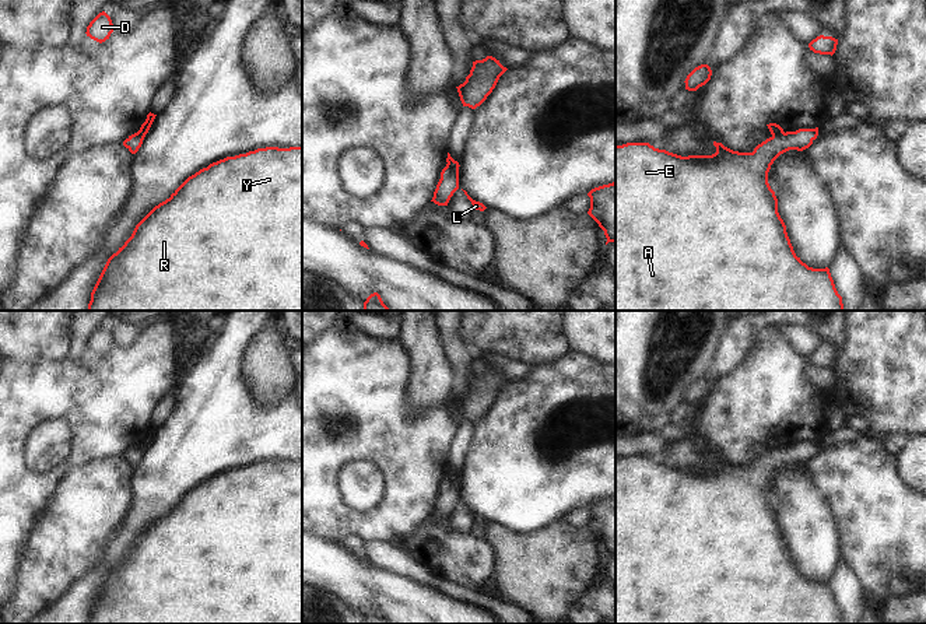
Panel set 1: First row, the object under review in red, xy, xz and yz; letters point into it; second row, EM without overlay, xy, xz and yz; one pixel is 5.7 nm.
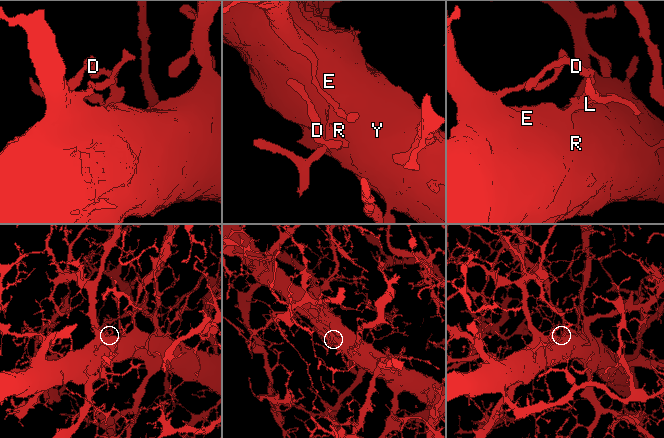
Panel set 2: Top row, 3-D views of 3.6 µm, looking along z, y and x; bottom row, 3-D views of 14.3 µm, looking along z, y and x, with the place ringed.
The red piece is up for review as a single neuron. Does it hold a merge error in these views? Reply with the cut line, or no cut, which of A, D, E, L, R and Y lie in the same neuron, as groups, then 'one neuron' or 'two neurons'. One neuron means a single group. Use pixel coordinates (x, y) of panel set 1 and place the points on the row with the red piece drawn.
yz (784, 132), (772, 136) | A E R Y / D L | two neurons

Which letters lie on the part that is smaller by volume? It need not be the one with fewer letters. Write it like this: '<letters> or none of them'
D, L

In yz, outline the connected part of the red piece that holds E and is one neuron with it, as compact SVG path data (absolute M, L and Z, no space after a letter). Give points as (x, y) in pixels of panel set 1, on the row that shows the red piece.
M818 127L786 132L767 139L753 153L733 151L713 141L715 154L688 157L655 148L649 143L615 146L615 311L843 311L842 297L835 288L829 269L809 267L796 256L778 213L778 199L768 183L771 165L781 154L789 150L803 151L817 136Z

